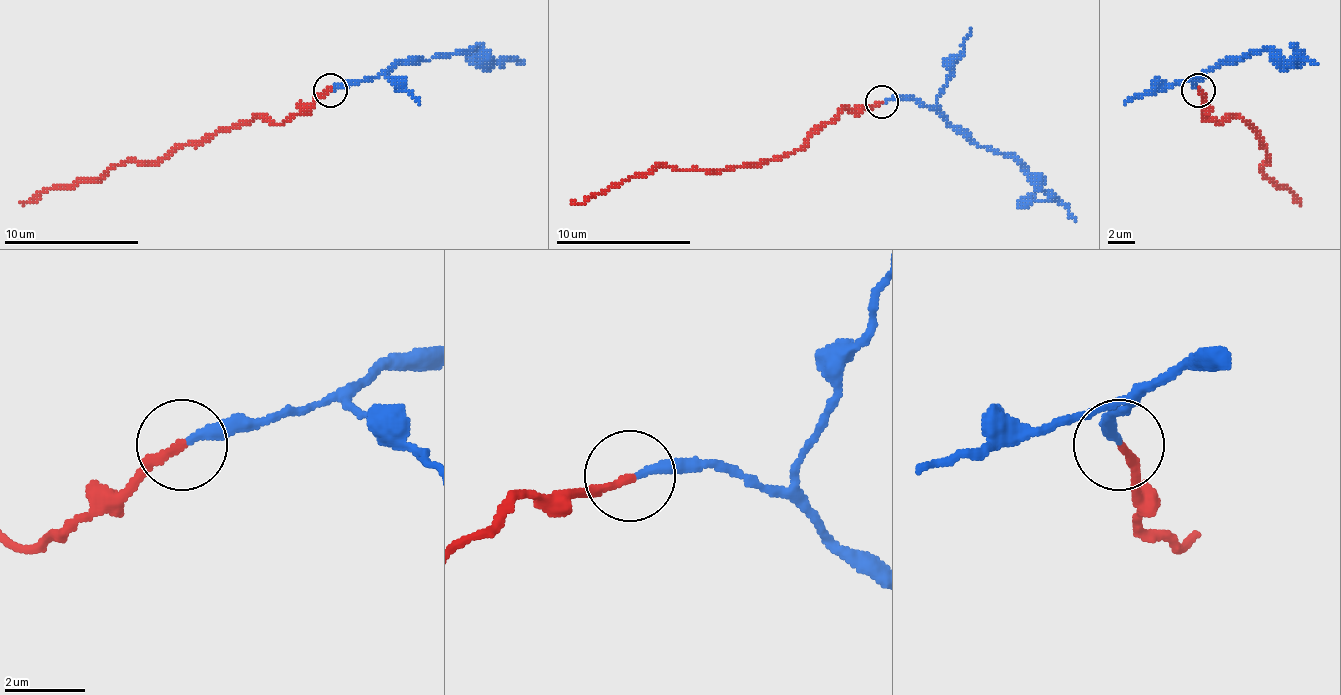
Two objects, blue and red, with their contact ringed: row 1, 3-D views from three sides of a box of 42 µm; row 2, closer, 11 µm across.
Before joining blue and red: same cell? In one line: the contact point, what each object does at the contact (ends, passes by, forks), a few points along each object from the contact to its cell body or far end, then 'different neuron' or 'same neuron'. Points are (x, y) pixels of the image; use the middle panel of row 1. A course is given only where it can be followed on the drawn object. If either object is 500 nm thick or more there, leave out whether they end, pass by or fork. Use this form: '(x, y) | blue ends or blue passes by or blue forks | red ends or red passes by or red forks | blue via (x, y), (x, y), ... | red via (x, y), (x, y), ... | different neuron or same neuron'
(881, 102) | blue ends | red ends | blue via (882, 102), (919, 99), (980, 146), (1007, 153), (1048, 197), (1045, 200), (1031, 200), (1031, 194) | red via (882, 102), (842, 109), (805, 143), (764, 163), (723, 170), (656, 167), (592, 194), (581, 204), (571, 200) | same neuron

